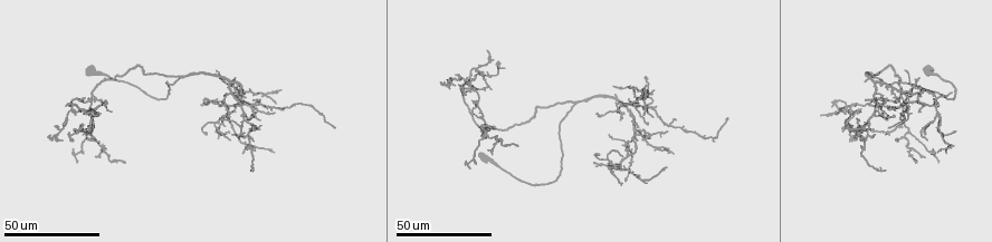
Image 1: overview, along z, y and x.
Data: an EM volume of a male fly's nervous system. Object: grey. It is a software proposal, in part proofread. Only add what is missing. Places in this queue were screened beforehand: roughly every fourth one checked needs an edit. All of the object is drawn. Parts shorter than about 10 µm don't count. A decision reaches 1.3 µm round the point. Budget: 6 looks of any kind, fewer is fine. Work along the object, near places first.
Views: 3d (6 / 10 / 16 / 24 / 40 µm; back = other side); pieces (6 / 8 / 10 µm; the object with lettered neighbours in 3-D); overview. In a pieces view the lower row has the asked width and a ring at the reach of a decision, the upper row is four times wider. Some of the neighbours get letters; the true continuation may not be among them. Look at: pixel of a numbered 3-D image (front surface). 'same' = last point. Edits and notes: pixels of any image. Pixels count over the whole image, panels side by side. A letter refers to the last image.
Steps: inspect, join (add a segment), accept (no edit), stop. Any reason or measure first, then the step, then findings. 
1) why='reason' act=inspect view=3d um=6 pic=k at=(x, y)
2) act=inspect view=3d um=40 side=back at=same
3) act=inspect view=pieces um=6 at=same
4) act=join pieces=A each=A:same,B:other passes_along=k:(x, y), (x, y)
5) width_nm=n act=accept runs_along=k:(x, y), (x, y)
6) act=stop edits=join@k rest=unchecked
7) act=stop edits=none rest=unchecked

why='an open end' act=inspect view=3d um=40 pic=1 at=(261, 95)

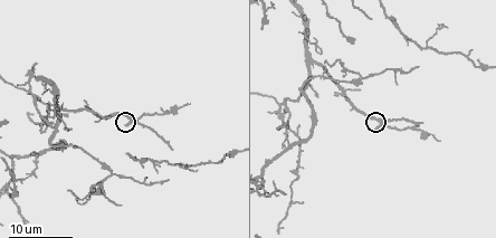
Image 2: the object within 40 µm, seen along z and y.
act=inspect view=pieces um=6 pic=2 at=(126, 124)

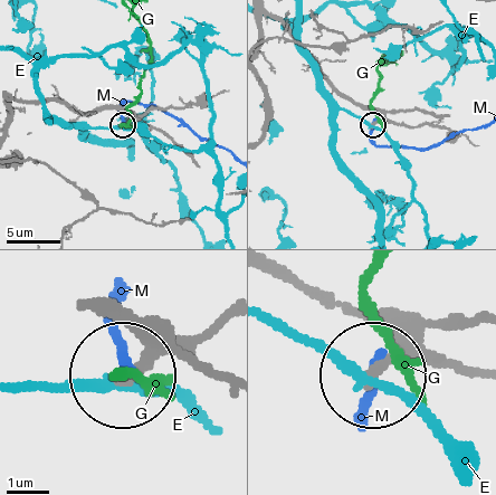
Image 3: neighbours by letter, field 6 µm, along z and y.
width_nm=220 act=accept each=E:other,G:other,M:other found='none of them fits'

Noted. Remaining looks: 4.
why='free end' act=inspect view=3d um=24 pic=1 at=(883, 171)

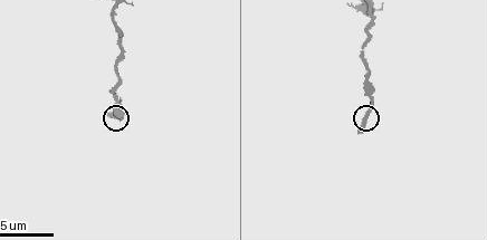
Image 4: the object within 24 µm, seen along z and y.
why='what lies round it' act=inspect view=pieces um=8 pic=4 at=(358, 131)

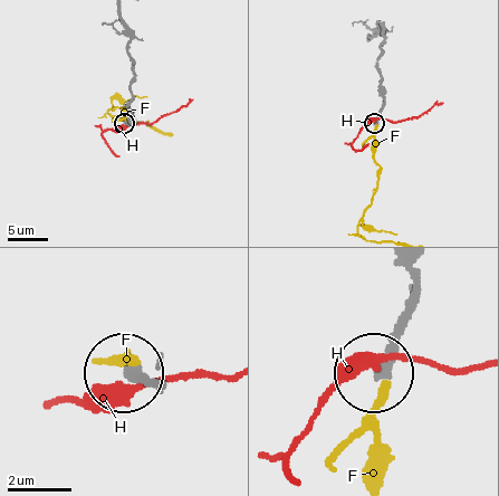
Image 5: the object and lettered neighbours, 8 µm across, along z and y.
act=join pieces=F each=F:same,H:other passes_along=5:(383, 102), (373, 131), (377, 189), (357, 229) found='the neuron continues'

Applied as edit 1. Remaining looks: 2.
why='free end' act=inspect view=3d um=24 pic=2 at=(172, 148)

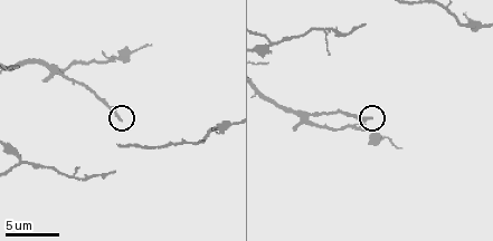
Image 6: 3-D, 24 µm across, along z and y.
why='see the neighbours' act=inspect view=pieces um=10 pic=6 at=(121, 117)

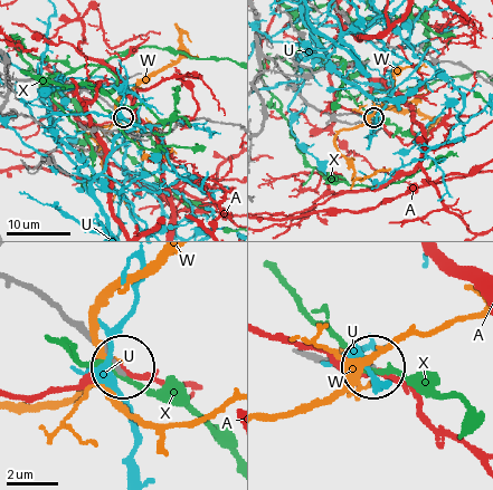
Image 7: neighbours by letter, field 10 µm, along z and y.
act=accept each=A:other,U:other,W:other,X:other runs_along=7:(20, 279), (40, 288), (121, 370) found='none of them fits'

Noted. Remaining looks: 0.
act=stop edits=join@5 rest=unchecked

